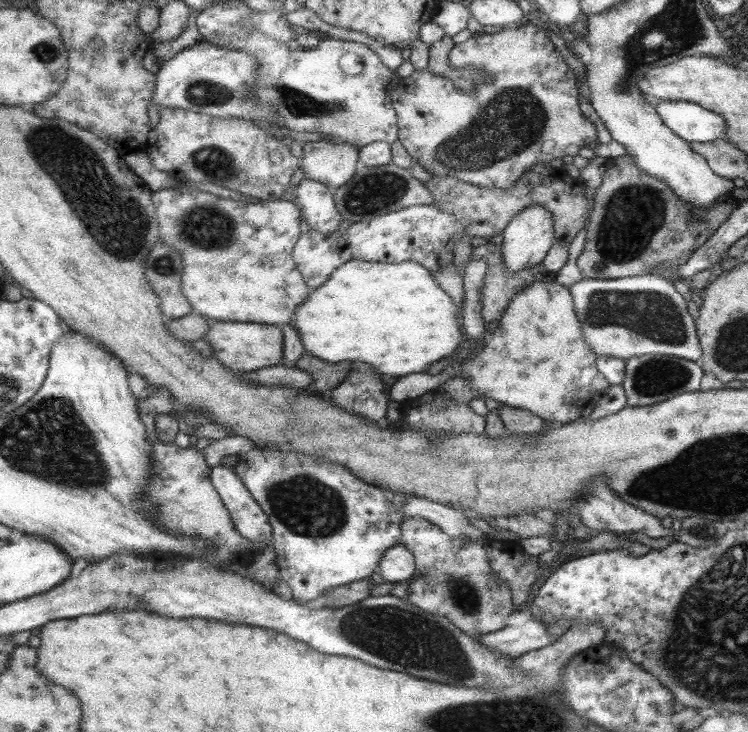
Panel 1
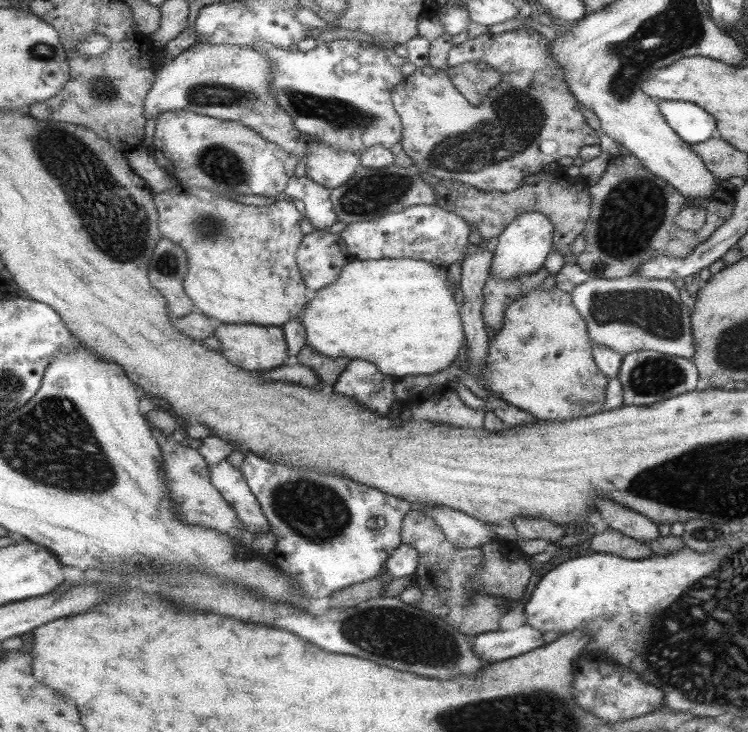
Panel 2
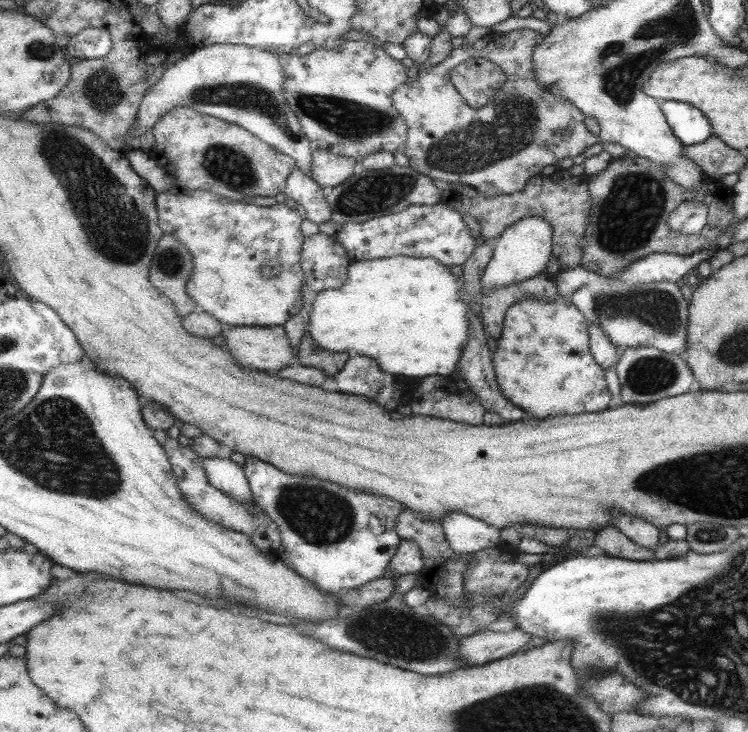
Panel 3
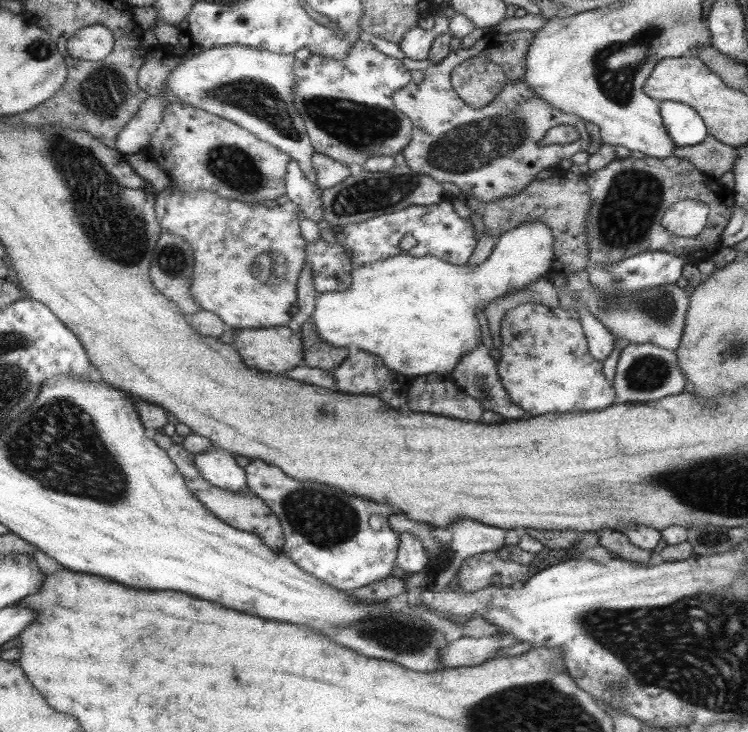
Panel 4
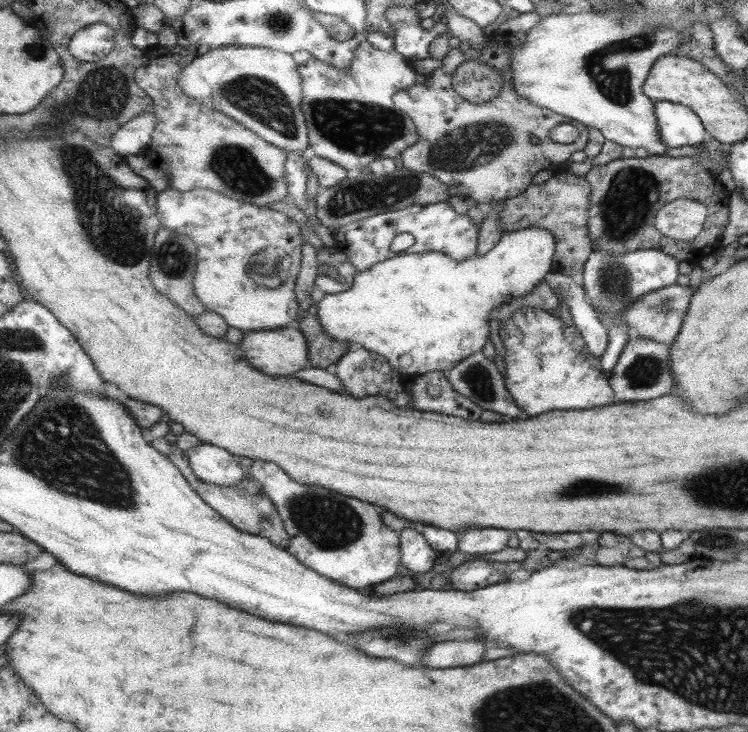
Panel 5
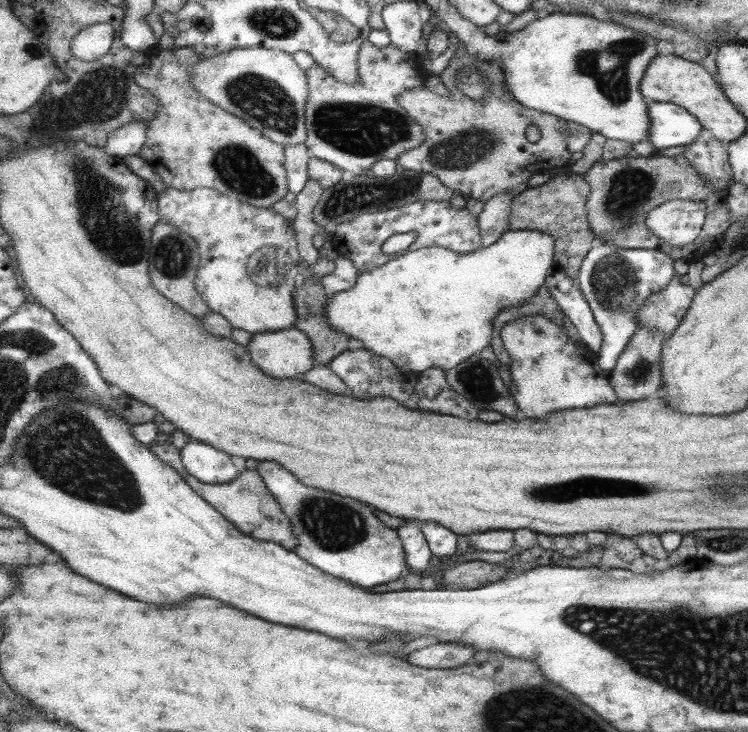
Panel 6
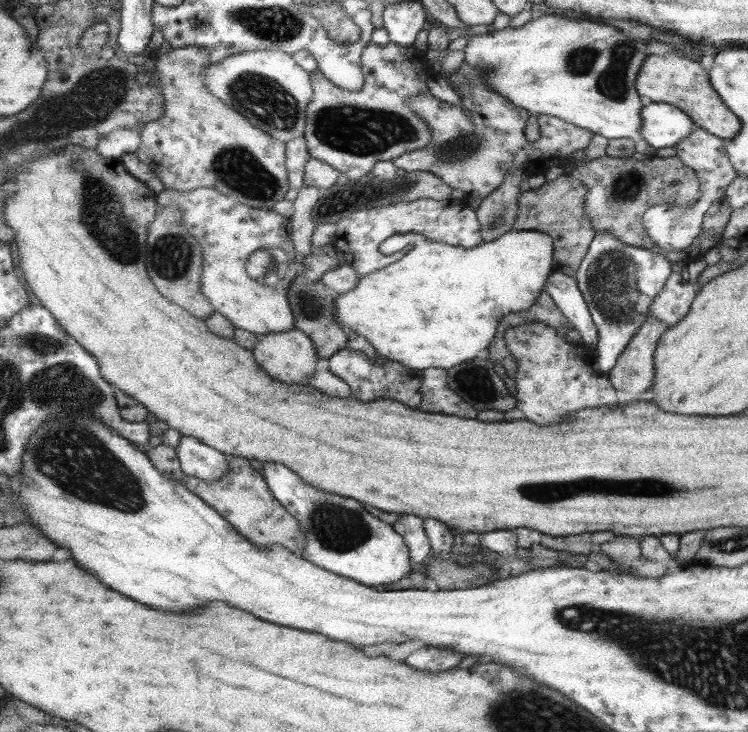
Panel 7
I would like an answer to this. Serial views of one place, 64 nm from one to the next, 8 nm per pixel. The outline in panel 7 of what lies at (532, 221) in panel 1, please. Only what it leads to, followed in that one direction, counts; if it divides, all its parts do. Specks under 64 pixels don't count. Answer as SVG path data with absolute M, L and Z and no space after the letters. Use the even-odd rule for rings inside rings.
M512 230L489 242L483 239L473 248L430 241L417 235L405 256L359 278L354 290L337 295L336 319L345 331L364 336L381 358L396 361L403 368L447 370L482 356L497 334L497 320L528 310L536 302L553 272L553 260L553 241L536 231Z

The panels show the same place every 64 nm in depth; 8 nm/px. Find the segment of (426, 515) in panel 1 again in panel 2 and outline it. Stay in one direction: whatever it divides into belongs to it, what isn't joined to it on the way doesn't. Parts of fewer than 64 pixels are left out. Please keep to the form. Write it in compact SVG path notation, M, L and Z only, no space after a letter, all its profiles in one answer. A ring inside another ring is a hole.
M432 506L421 508L421 511L439 524L446 539L456 548L478 548L497 540L493 531L485 528L484 523L458 510L451 510L446 506Z

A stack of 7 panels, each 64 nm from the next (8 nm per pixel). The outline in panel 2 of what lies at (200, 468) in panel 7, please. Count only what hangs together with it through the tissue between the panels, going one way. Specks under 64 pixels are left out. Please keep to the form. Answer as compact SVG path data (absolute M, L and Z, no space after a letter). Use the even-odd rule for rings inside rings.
M226 459L206 467L210 474L210 483L234 508L246 532L266 533L269 531L270 526L242 477L242 472L229 464Z

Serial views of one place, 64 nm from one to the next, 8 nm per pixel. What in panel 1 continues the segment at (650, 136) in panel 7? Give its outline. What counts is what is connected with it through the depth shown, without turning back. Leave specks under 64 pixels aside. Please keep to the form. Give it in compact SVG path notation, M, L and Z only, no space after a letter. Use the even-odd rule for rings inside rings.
M662 101L654 106L655 112L662 118L663 124L671 132L679 135L684 141L699 142L707 144L711 140L725 140L725 121L717 113L710 112L709 109L702 108L701 105L683 101Z

